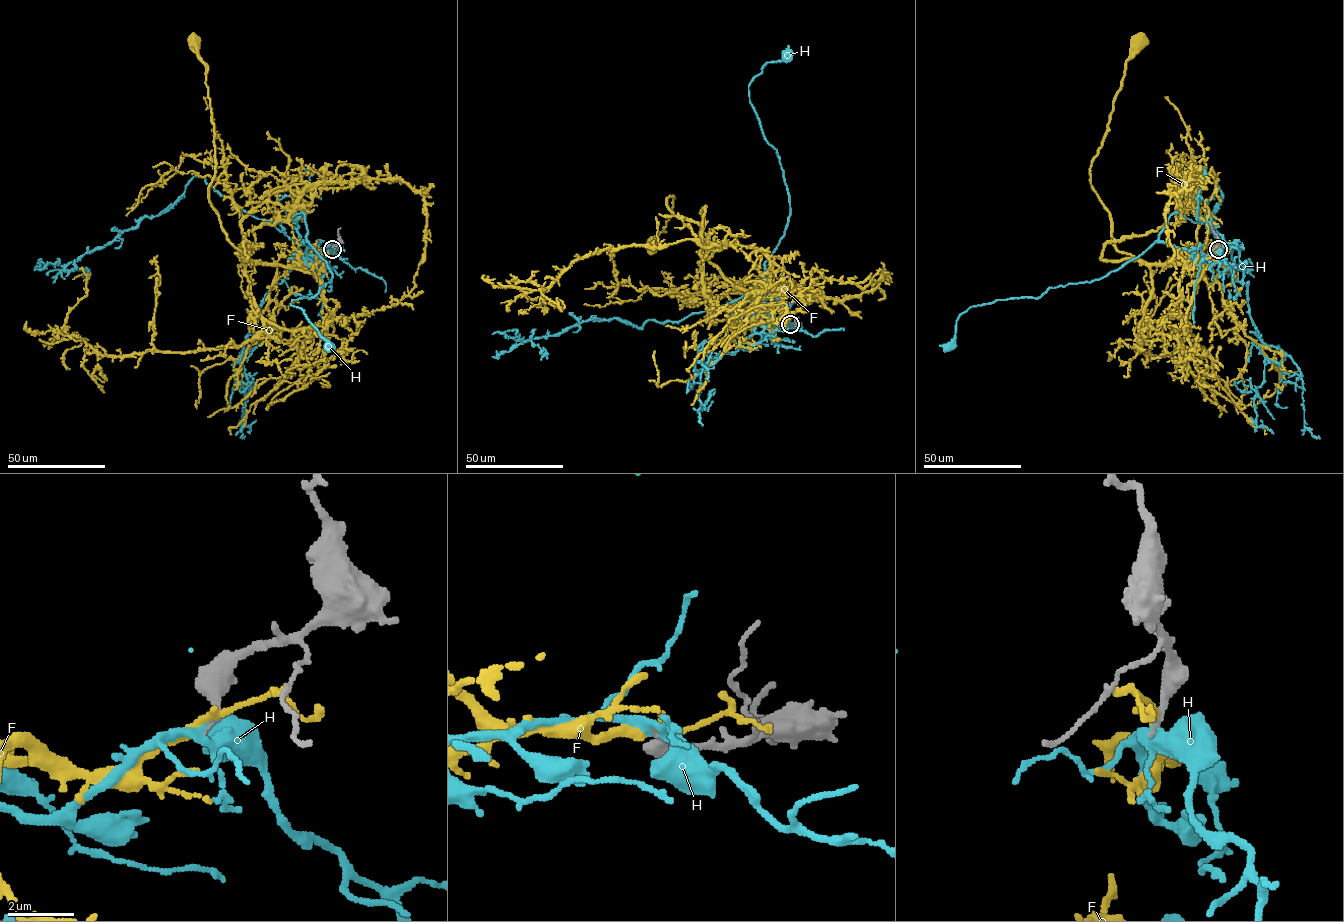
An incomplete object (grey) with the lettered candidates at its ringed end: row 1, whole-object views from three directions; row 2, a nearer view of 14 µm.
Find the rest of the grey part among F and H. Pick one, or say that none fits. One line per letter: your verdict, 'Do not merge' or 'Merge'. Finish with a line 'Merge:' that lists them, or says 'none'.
F: Do not merge
H: Merge
Merge: H

